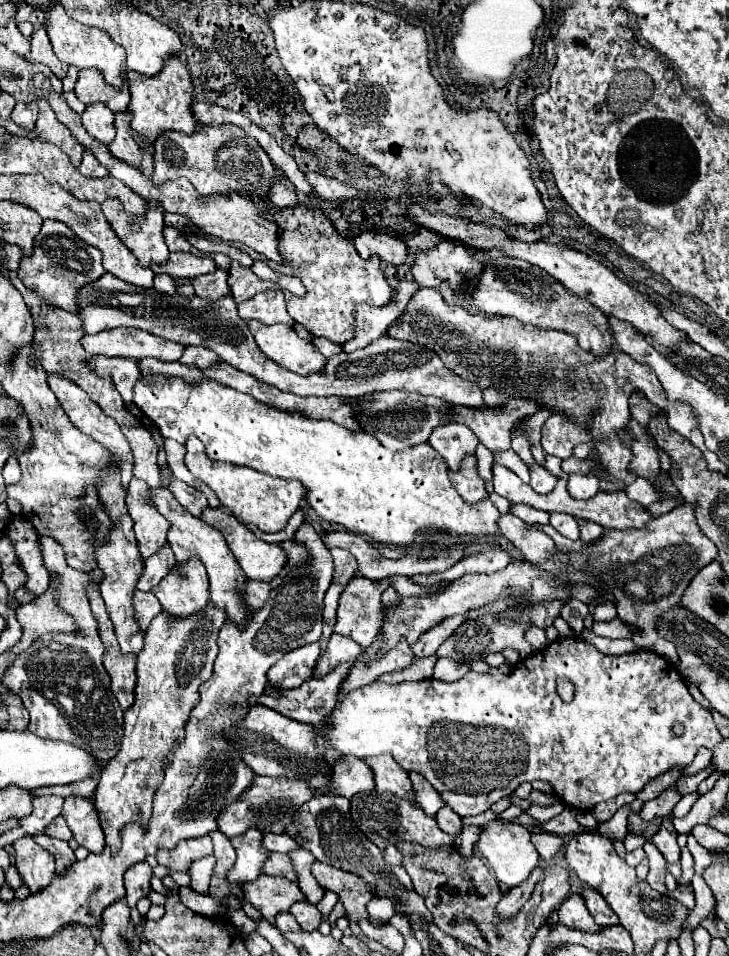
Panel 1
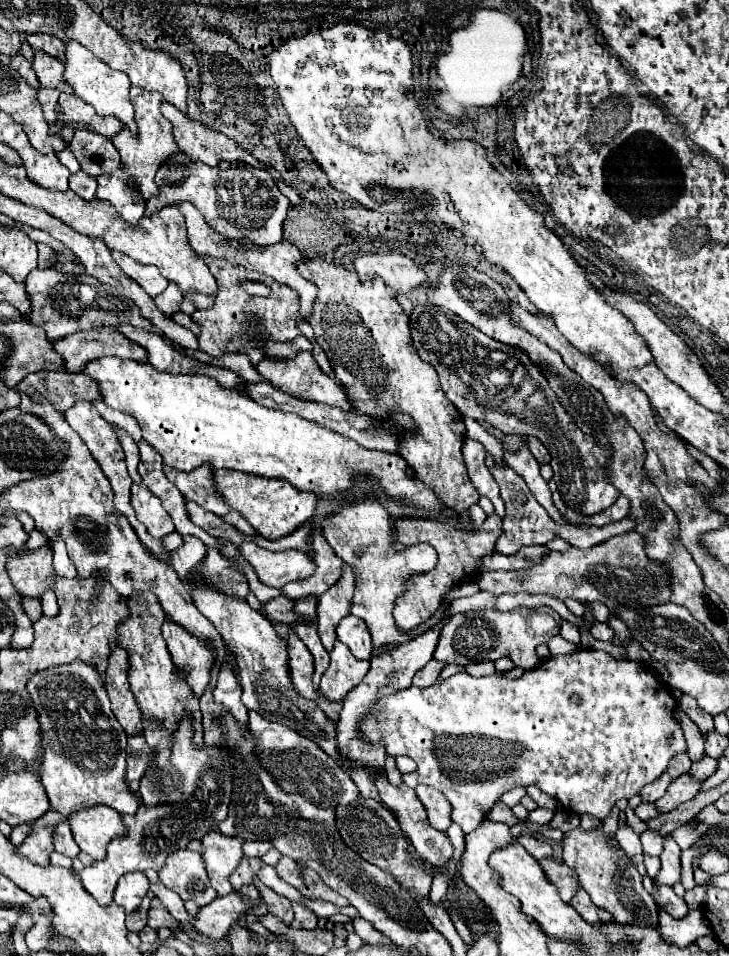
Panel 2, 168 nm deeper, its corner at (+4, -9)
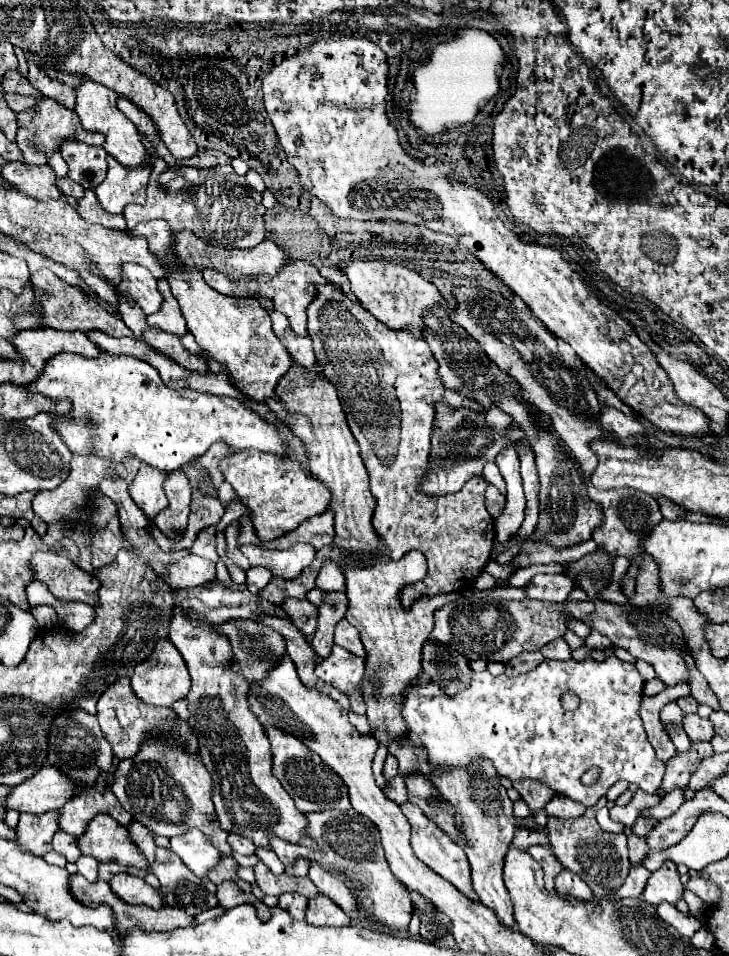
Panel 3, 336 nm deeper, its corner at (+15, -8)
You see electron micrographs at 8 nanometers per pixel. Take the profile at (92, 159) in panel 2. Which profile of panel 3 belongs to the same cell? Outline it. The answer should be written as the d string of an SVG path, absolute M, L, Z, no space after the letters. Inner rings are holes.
M66 140L60 146L68 164L68 176L84 188L96 188L106 178L106 150L78 140Z

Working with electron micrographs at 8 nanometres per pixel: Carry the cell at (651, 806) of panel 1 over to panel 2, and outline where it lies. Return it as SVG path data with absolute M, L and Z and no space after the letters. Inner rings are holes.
M681 775L679 779L675 779L669 787L667 787L667 793L655 803L659 807L661 813L667 813L671 809L675 809L677 805L693 799L701 789L701 781L697 779L691 779L691 775Z

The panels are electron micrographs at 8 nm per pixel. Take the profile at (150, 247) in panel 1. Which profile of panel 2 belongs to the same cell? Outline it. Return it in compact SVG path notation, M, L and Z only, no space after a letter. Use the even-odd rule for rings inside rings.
M113 251L113 259L117 261L117 265L131 277L135 279L147 295L151 297L157 297L165 291L167 287L167 279L163 279L163 275L159 275L159 269L157 267L151 267L151 265L143 265L119 251Z

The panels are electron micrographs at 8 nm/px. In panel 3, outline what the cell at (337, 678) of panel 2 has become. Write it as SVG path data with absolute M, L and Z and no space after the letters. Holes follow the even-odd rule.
M332 646L332 652L328 658L320 660L316 664L316 676L340 692L344 692L350 698L350 710L356 714L364 714L366 706L356 690L360 678L364 676L364 658L348 654L348 650L340 646Z

